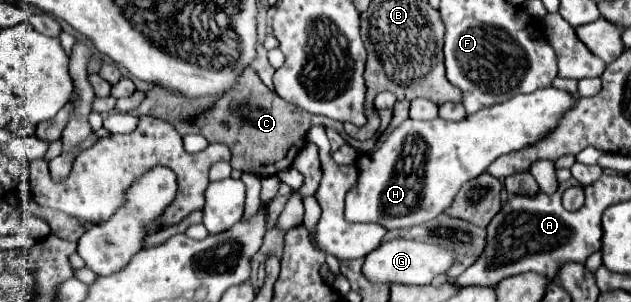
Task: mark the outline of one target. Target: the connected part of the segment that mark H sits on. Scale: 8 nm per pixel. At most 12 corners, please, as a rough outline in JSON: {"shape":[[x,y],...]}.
{"shape":[[550,87],[462,121],[406,119],[358,157],[346,221],[438,217],[574,99]]}

